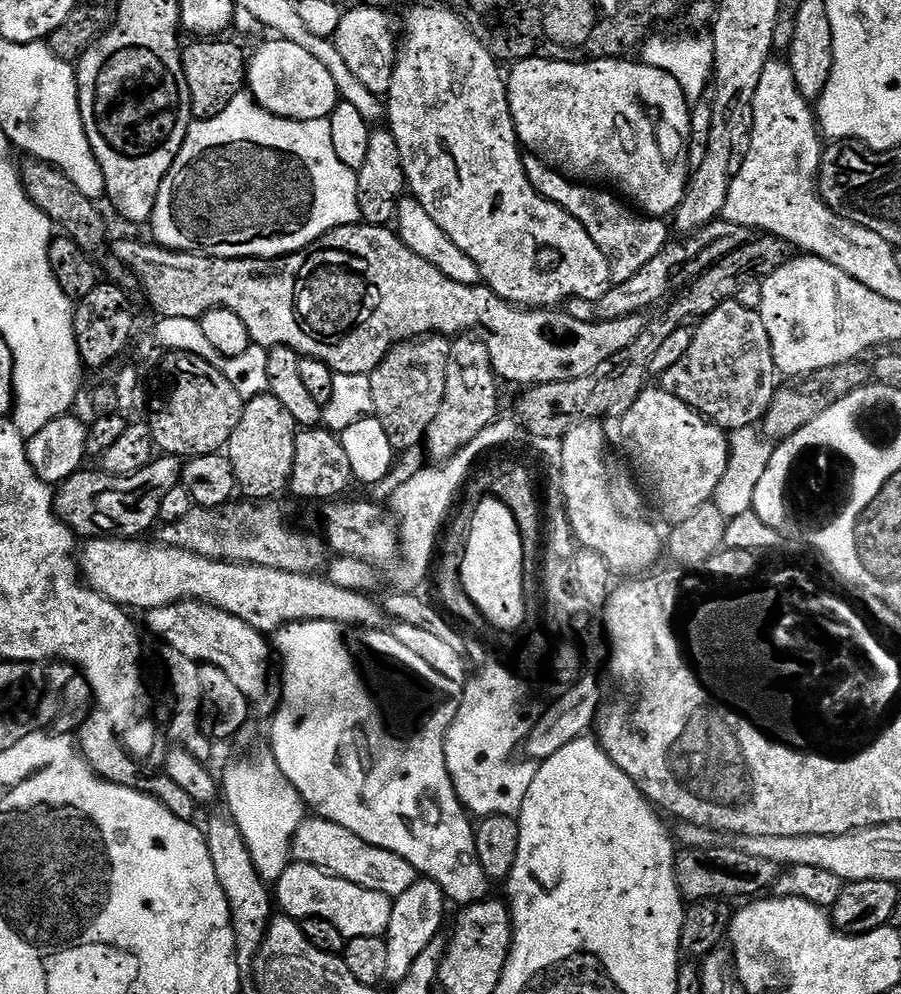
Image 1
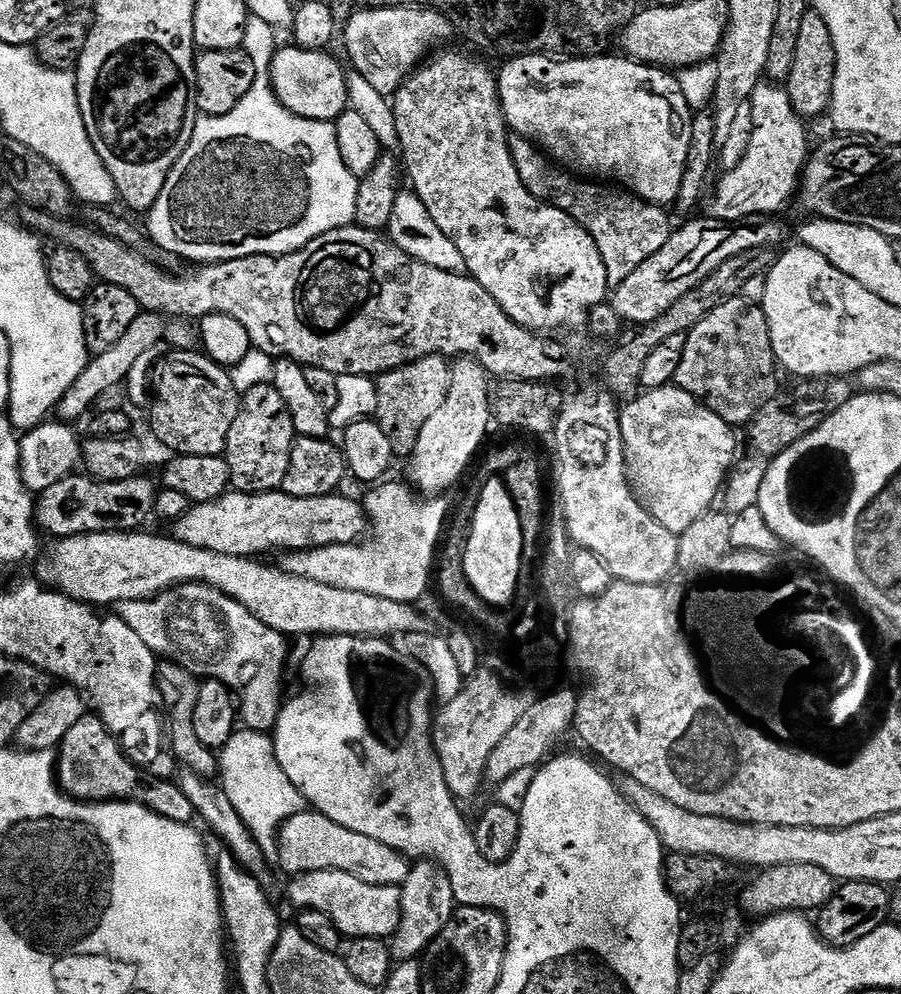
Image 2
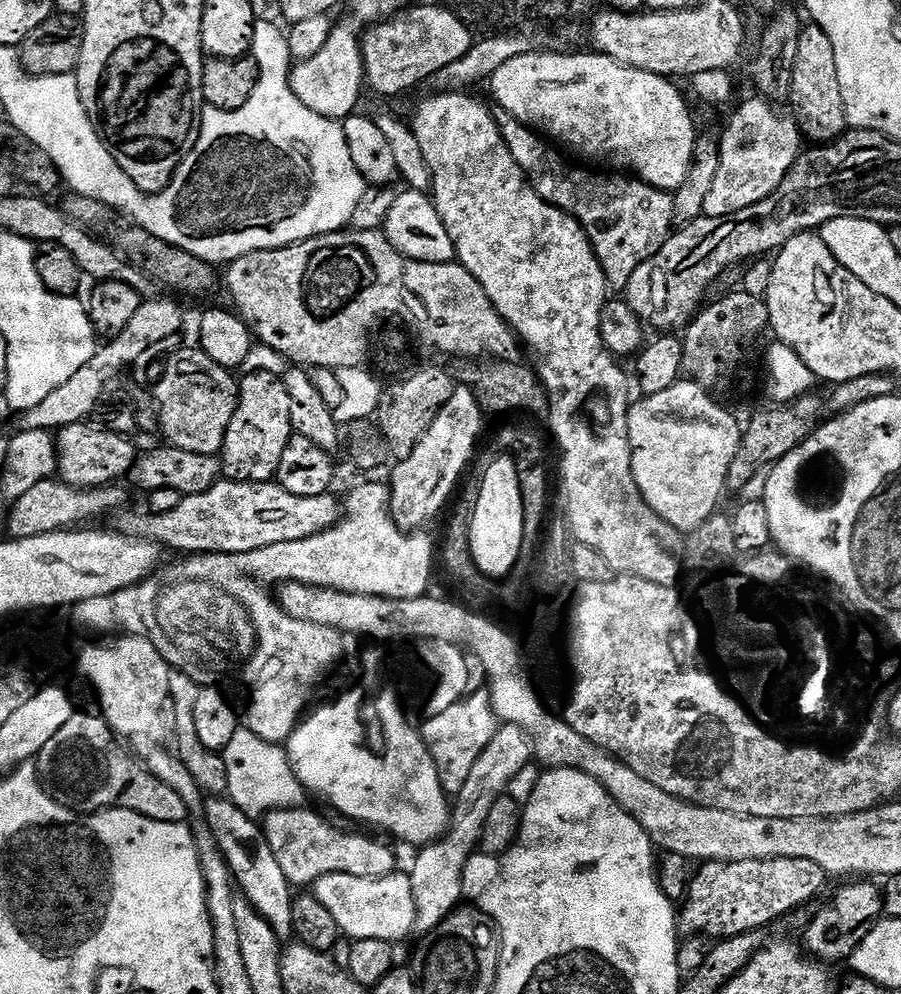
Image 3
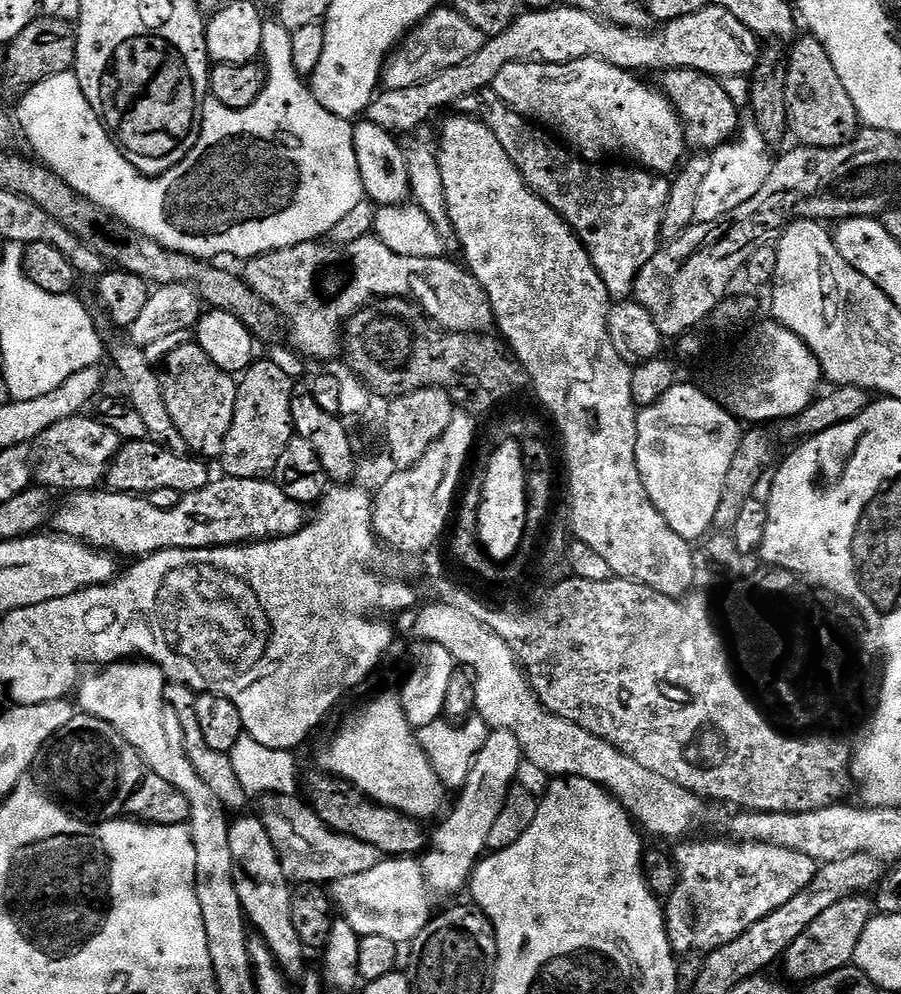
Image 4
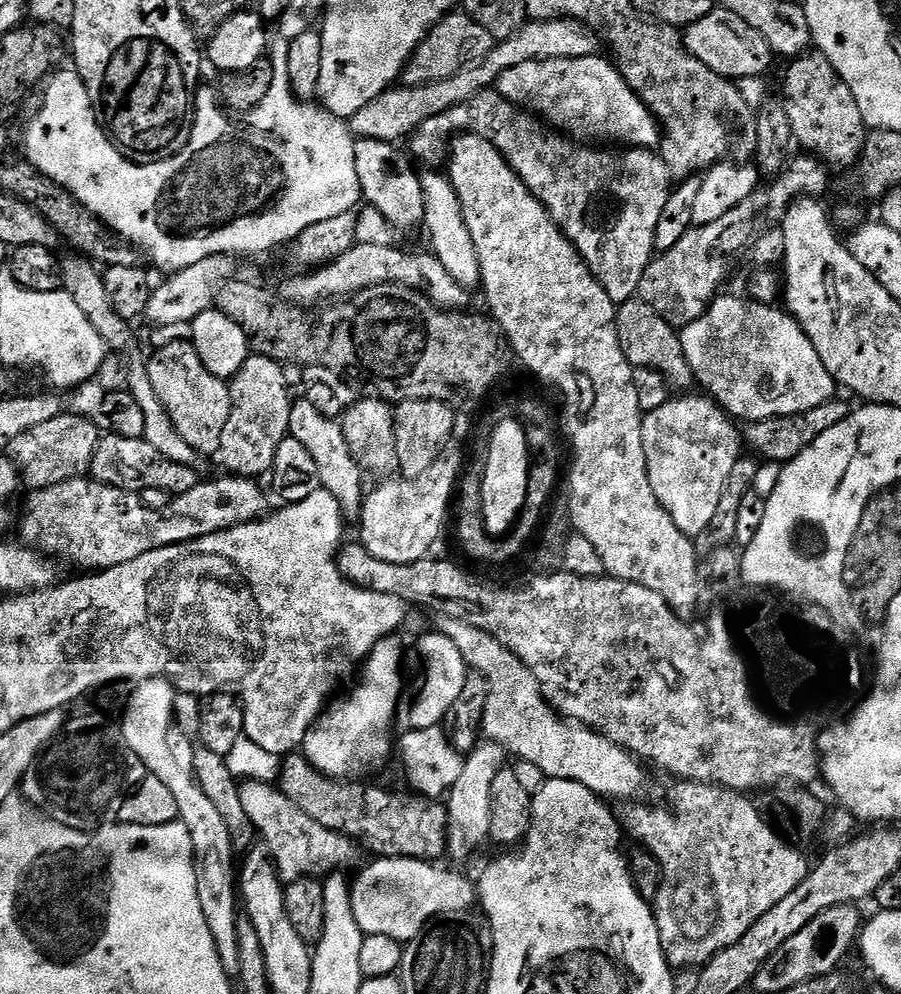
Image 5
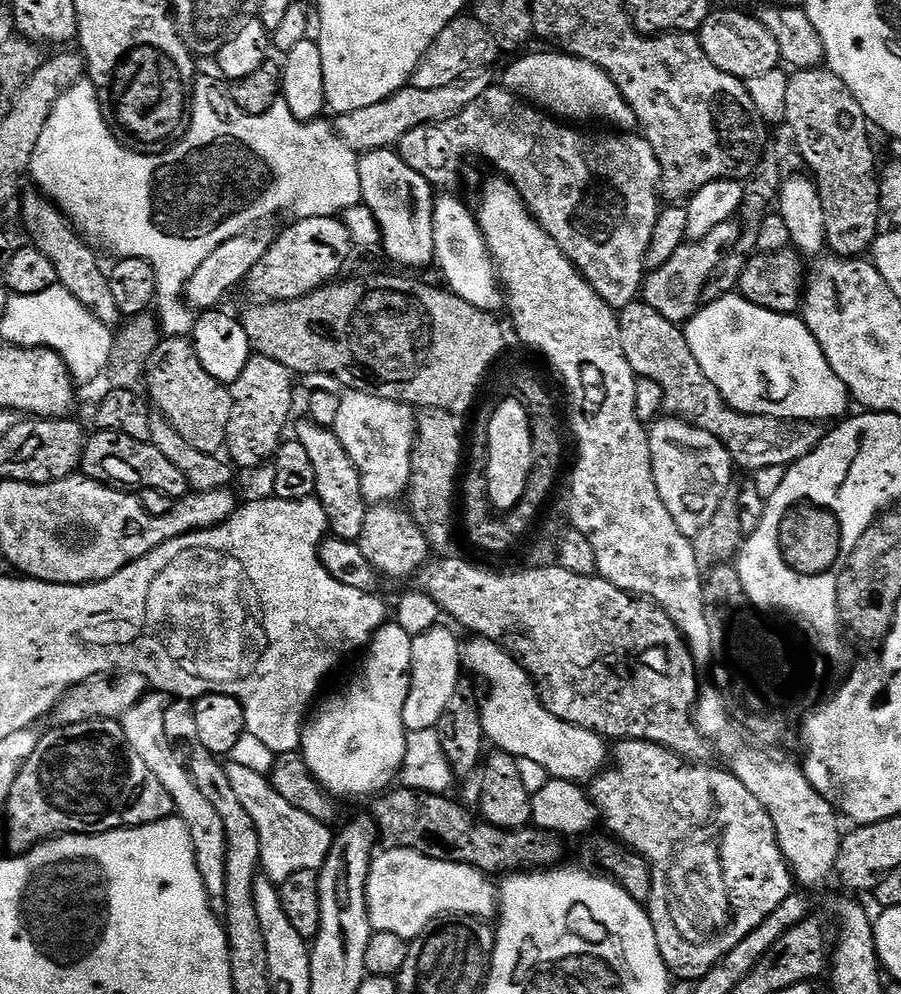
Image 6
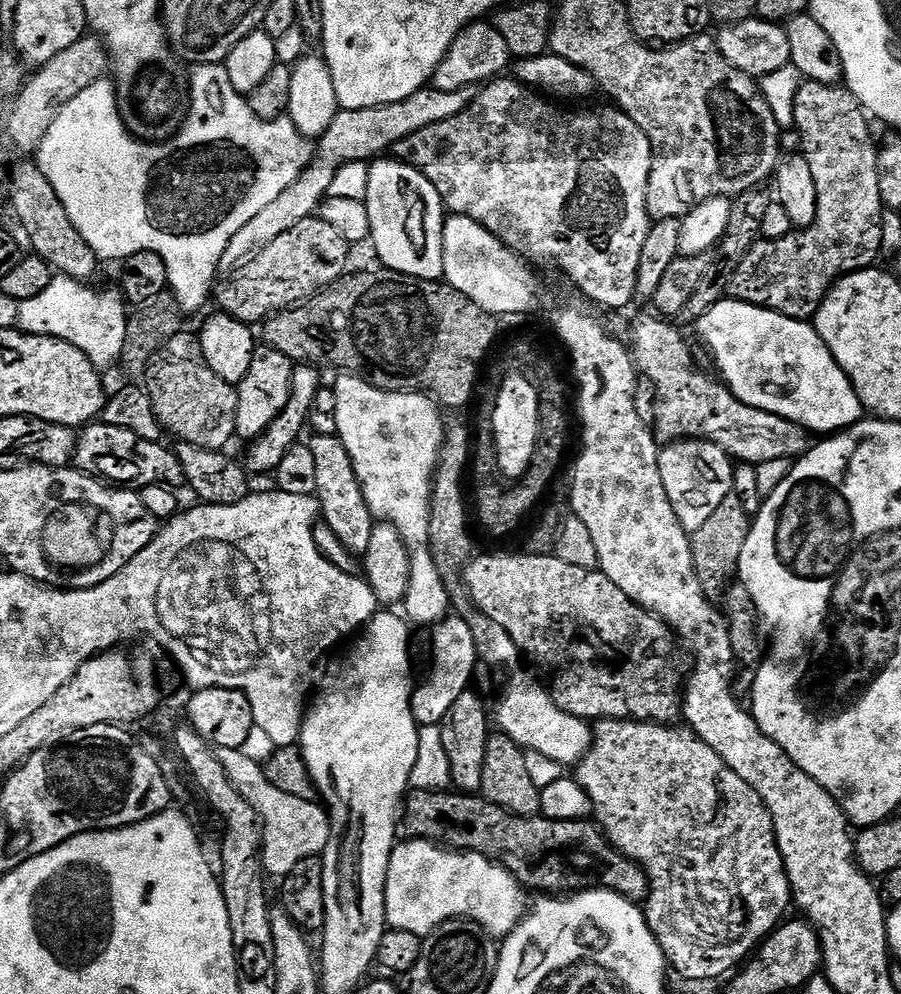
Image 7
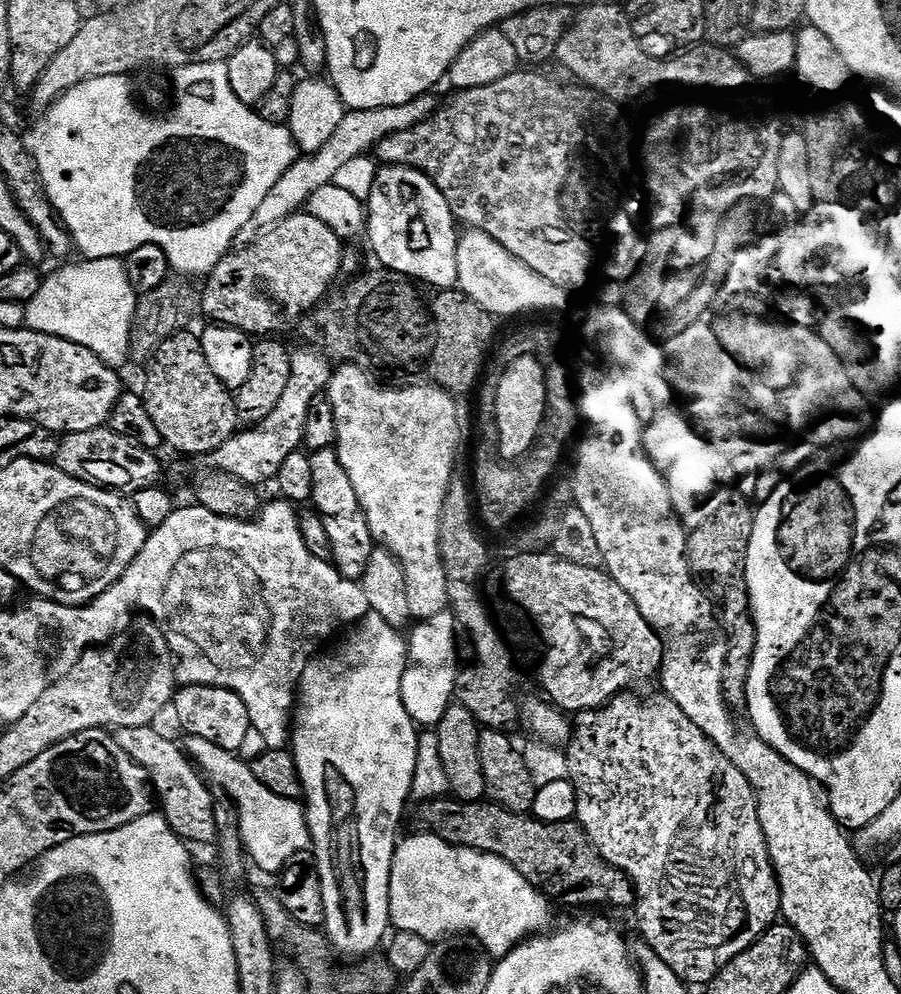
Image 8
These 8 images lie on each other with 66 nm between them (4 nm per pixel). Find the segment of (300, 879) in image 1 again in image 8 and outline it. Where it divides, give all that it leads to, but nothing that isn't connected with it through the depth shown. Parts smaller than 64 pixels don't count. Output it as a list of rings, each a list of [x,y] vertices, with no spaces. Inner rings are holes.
[[[427,834],[415,835],[416,836],[410,837],[409,840],[401,839],[399,843],[397,843],[394,862],[392,863],[392,873],[390,874],[390,924],[395,931],[418,934],[430,942],[463,934],[480,943],[480,947],[488,953],[489,957],[503,958],[507,956],[517,944],[522,944],[525,940],[543,933],[545,929],[549,927],[547,924],[552,920],[553,905],[540,889],[534,887],[530,882],[526,882],[526,878],[522,878],[522,874],[518,874],[518,870],[514,870],[514,866],[510,866],[510,862],[506,862],[494,854],[486,854],[485,852],[474,850],[473,848],[459,848],[437,836],[429,836]]]

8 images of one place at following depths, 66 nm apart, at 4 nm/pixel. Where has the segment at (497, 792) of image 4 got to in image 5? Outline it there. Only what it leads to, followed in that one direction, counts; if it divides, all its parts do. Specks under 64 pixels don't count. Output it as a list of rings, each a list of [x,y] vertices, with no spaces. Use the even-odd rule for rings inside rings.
[[[490,739],[477,743],[476,747],[464,756],[462,774],[458,774],[458,782],[446,796],[450,836],[460,848],[476,848],[492,835],[492,791],[494,778],[506,766],[506,753],[501,744],[495,744]]]

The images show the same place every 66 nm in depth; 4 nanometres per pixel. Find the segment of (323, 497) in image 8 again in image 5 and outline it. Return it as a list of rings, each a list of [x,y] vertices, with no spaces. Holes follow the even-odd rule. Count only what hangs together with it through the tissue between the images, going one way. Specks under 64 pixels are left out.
[[[300,398],[293,403],[290,410],[288,435],[293,436],[298,442],[302,442],[302,446],[306,446],[306,450],[310,450],[314,463],[318,466],[320,487],[330,494],[334,494],[334,498],[338,498],[345,517],[359,517],[366,495],[366,487],[364,488],[366,473],[354,458],[354,454],[346,442],[343,423],[339,419],[326,418],[326,414],[320,413],[313,403],[306,398]]]

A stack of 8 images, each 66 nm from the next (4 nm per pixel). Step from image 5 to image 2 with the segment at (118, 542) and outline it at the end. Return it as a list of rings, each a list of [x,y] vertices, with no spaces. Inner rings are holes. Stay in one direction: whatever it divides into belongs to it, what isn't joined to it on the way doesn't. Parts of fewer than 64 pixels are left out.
[[[229,490],[214,502],[192,504],[188,512],[171,525],[170,532],[178,542],[186,546],[249,558],[263,557],[263,552],[268,552],[271,548],[307,550],[335,544],[355,544],[369,531],[370,521],[359,499],[351,500],[348,496],[340,495],[294,498],[282,490]]]

